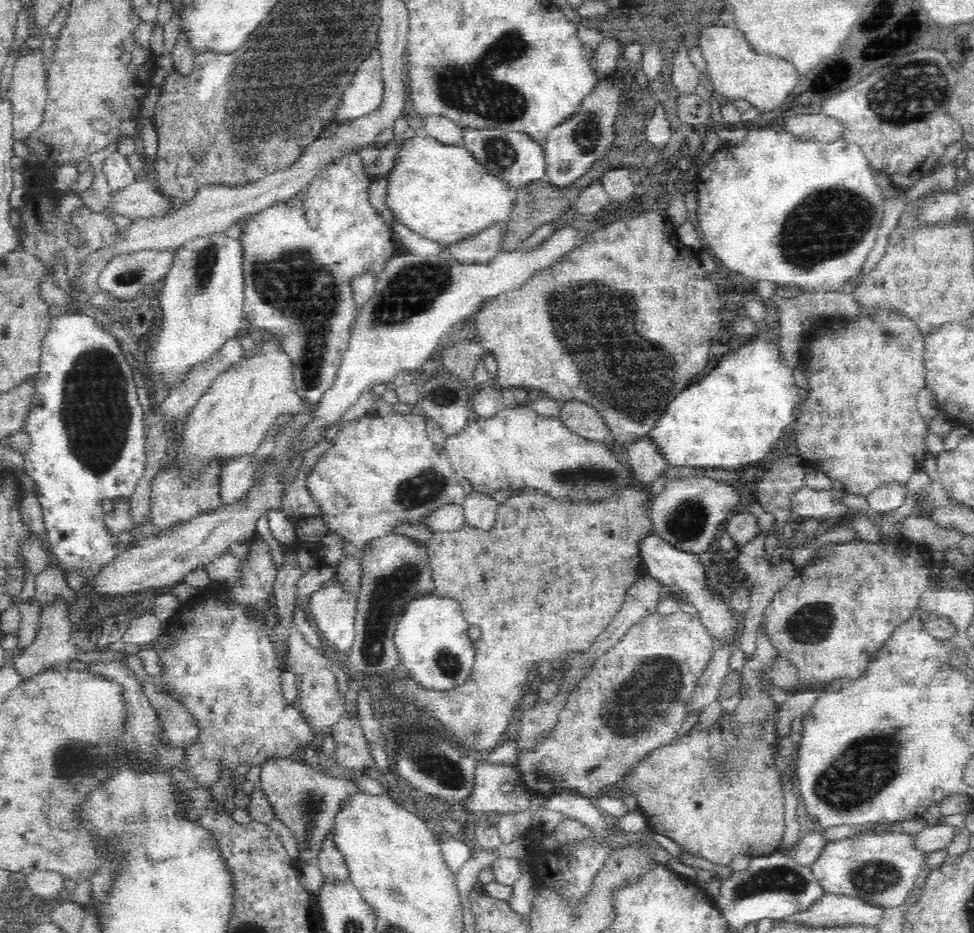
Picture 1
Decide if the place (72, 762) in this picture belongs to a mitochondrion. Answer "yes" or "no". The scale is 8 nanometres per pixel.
yes

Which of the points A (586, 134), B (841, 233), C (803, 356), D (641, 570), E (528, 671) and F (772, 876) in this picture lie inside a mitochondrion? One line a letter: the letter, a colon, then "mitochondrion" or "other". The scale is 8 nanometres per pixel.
A: mitochondrion
B: mitochondrion
C: other
D: other
E: other
F: mitochondrion

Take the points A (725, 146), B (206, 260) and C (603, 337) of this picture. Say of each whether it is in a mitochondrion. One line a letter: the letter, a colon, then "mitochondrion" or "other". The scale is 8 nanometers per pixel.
A: other
B: mitochondrion
C: mitochondrion

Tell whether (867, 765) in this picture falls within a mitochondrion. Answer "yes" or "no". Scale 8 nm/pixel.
yes

